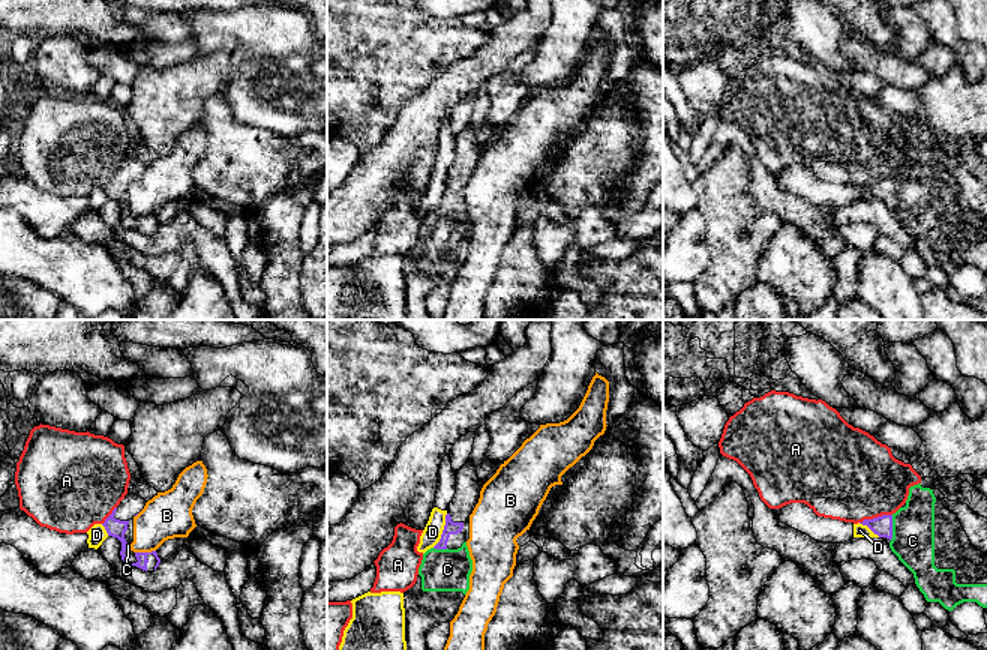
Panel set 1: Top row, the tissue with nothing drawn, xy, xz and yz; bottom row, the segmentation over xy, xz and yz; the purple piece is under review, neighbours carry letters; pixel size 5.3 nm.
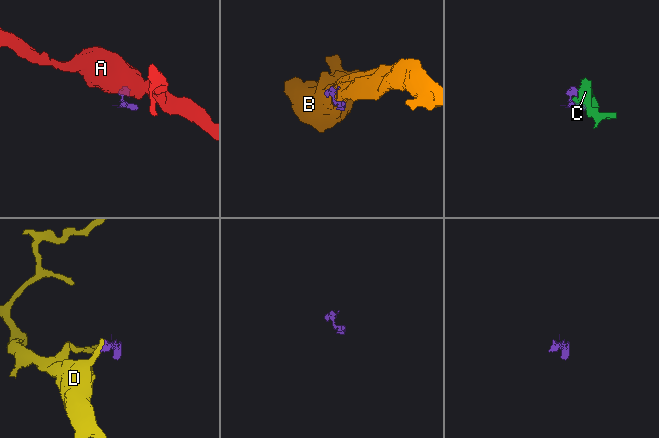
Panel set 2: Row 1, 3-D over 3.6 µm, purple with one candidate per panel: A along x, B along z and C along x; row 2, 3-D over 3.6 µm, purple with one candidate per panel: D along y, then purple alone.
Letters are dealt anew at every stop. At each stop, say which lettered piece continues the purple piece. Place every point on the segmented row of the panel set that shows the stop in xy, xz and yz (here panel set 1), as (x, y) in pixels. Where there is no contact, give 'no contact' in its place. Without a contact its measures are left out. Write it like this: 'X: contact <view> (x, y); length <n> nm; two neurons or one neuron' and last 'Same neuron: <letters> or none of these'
A: contact yz (875, 518); length 180 nm; two neurons
B: contact xy (144, 553); length 110 nm; two neurons
C: contact yz (891, 527); length 140 nm; one neuron
D: contact xz (443, 530); length 200 nm; two neurons
Same neuron: C

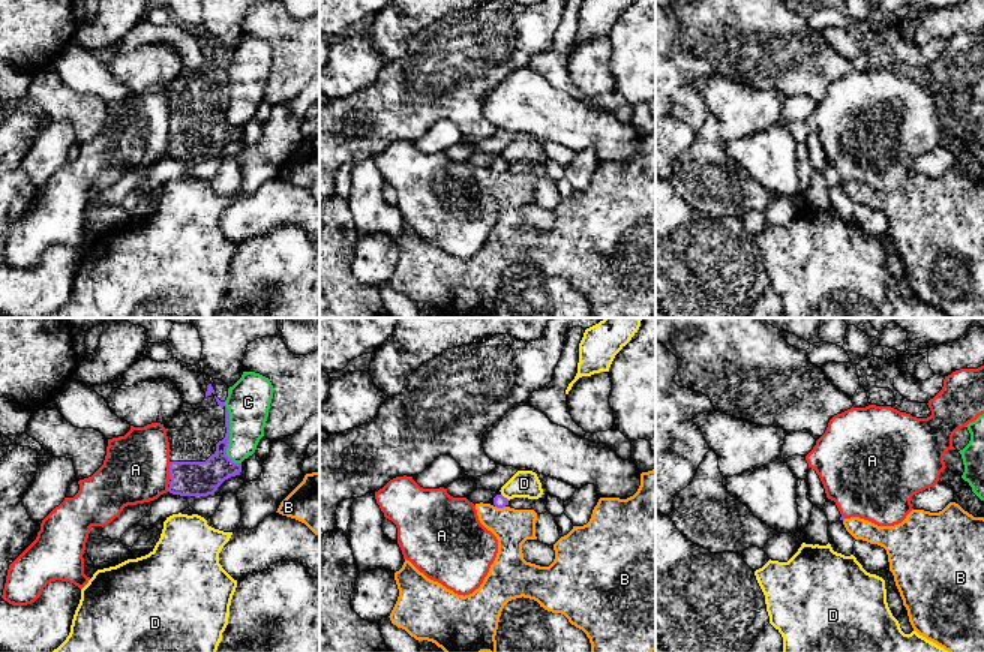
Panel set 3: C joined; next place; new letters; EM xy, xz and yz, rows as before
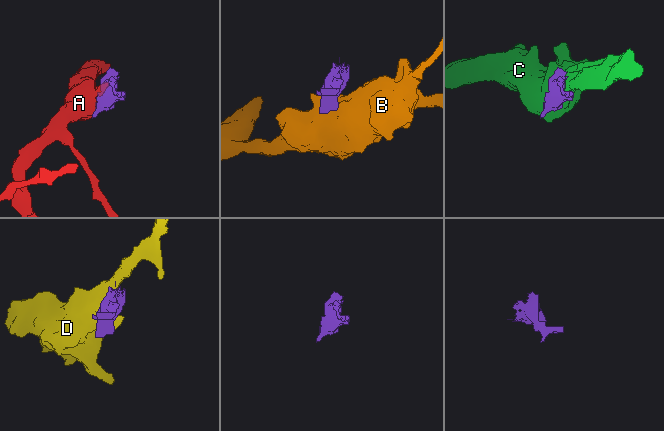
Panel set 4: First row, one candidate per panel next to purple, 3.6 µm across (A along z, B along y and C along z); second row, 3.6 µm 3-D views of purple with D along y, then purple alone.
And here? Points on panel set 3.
A: contact xy (170, 471); length 100 nm; two neurons
B: contact xz (500, 507); length 60 nm; two neurons
C: contact xy (228, 435); length 340 nm; two neurons
D: contact xz (506, 498); length 60 nm; two neurons
Same neuron: none of these

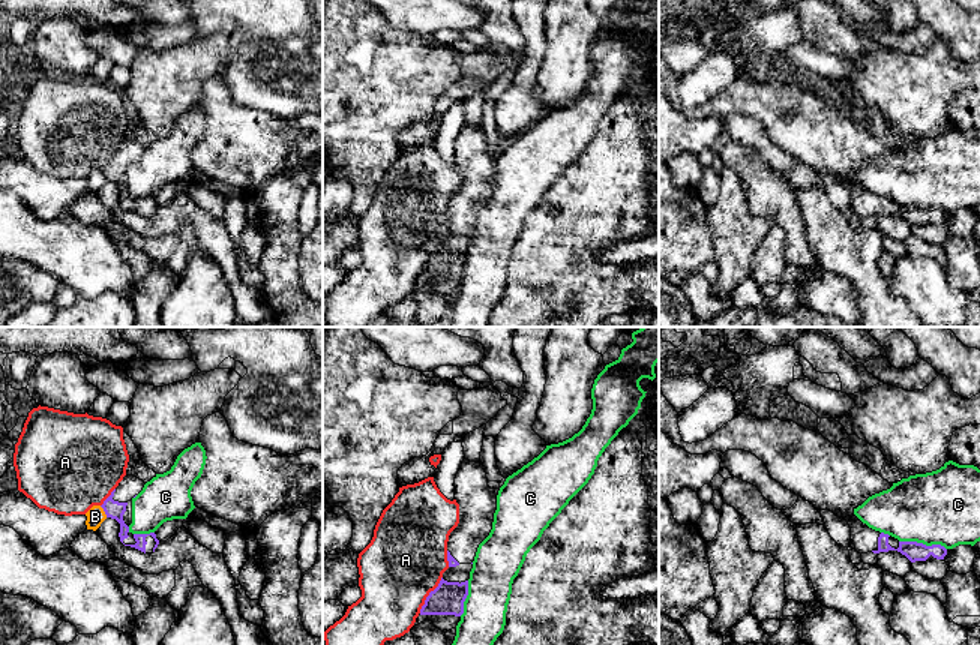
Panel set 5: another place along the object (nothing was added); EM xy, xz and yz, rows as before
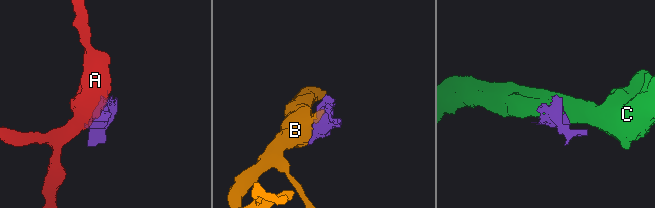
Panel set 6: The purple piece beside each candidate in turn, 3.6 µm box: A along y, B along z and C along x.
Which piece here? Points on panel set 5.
A: contact xz (429, 594); length 240 nm; two neurons
B: contact xy (104, 510); length 80 nm; two neurons
C: contact yz (922, 543); length 260 nm; two neurons
Same neuron: none of these

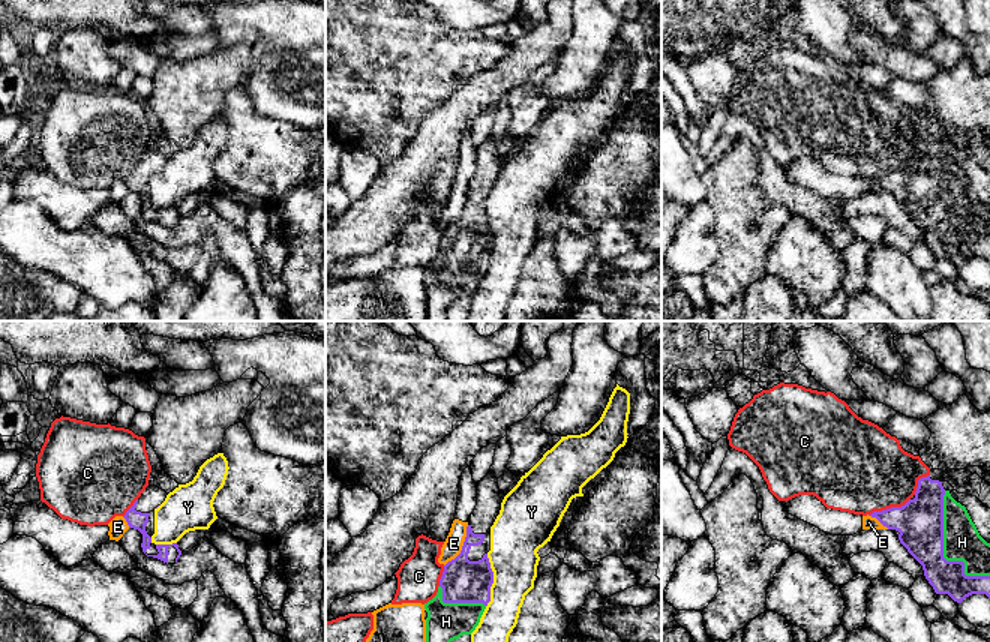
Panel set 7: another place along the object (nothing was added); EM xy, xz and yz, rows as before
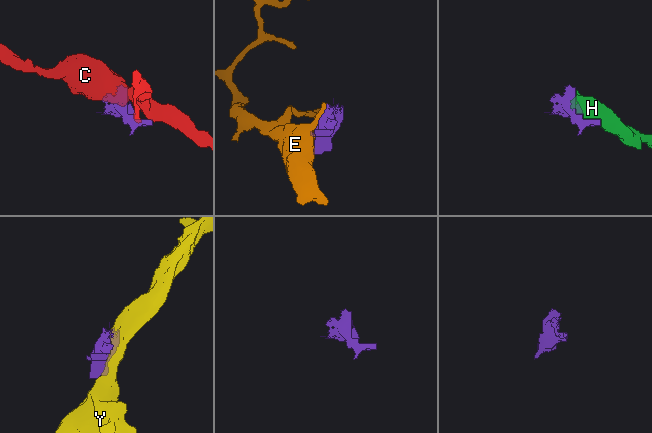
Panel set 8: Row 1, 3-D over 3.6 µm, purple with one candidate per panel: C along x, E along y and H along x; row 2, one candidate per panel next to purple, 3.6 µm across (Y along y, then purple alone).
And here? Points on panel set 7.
C: contact yz (888, 509); length 240 nm; two neurons
E: contact xz (462, 546); length 260 nm; two neurons
H: contact yz (942, 551); length 500 nm; one neuron
Y: contact xz (492, 581); length 280 nm; two neurons
Same neuron: H

